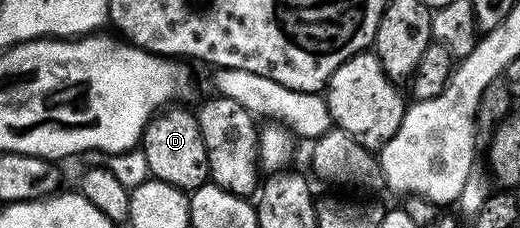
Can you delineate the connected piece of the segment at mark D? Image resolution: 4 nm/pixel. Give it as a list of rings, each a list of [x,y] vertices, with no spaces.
[[[166,107],[151,117],[142,132],[140,148],[148,159],[150,177],[163,181],[183,191],[193,191],[210,181],[208,151],[204,151],[204,135],[200,135],[200,123],[193,112]]]

